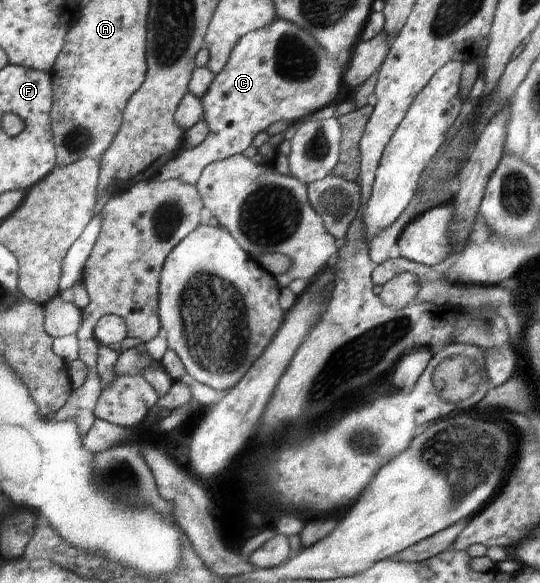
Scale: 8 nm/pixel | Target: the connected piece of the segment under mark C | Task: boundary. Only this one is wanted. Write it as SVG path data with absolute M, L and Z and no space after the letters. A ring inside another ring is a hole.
M276 19L270 26L244 35L232 50L227 65L218 75L215 75L215 82L200 99L204 107L202 120L206 121L206 127L208 127L206 139L192 149L181 149L162 167L155 180L179 179L184 183L196 185L207 166L212 162L241 154L252 144L254 136L266 131L272 123L285 121L286 124L291 125L330 105L336 99L336 95L339 95L344 71L345 68L340 59L332 57L320 45L318 39L314 39L312 35L308 35L308 31L304 31L298 24L290 23L288 20Z

